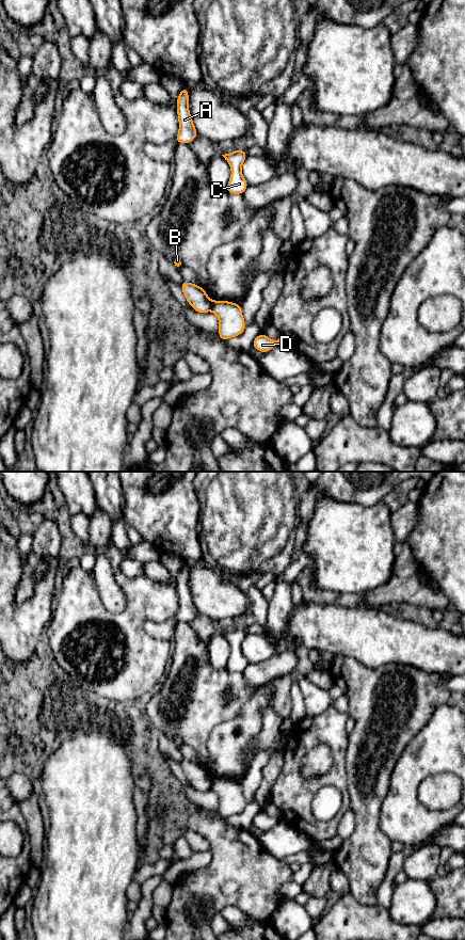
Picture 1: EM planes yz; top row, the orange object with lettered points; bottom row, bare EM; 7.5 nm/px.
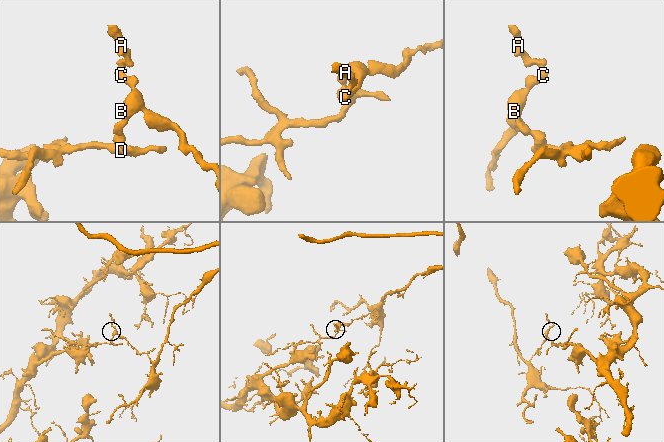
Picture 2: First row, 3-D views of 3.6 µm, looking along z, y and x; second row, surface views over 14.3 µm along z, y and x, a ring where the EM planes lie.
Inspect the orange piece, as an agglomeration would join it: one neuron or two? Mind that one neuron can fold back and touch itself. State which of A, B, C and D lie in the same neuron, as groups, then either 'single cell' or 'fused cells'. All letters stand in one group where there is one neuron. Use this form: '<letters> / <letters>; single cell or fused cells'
A B C / D; fused cells

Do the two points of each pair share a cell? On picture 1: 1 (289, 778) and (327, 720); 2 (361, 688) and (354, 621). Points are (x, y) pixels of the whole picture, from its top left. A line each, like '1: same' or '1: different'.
1: same
2: different

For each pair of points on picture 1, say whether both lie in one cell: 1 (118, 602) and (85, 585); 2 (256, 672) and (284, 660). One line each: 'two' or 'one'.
1: two
2: one

